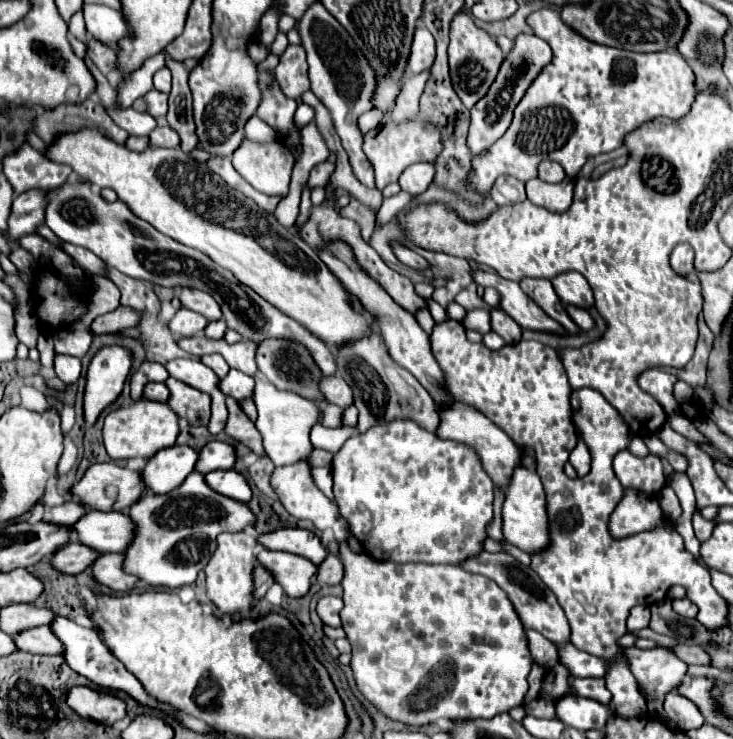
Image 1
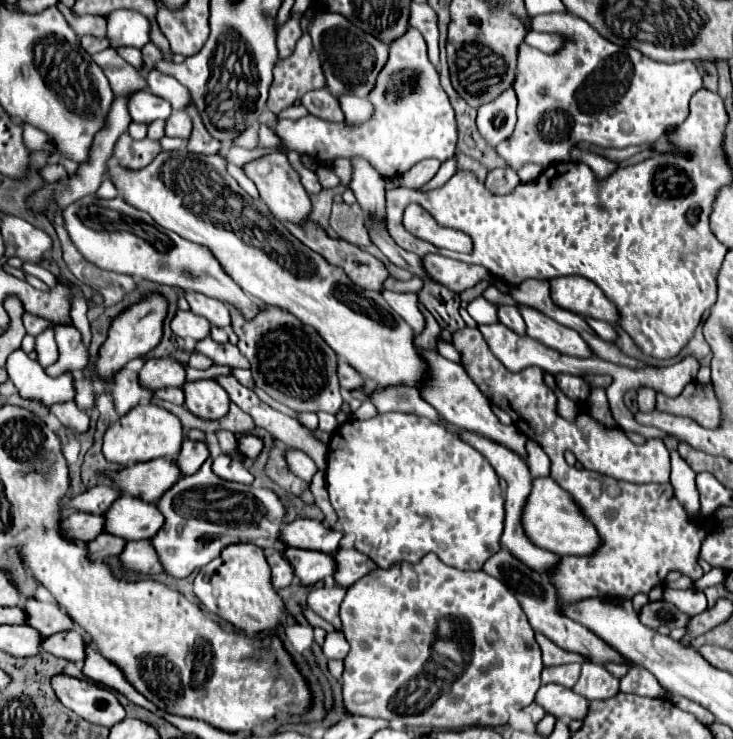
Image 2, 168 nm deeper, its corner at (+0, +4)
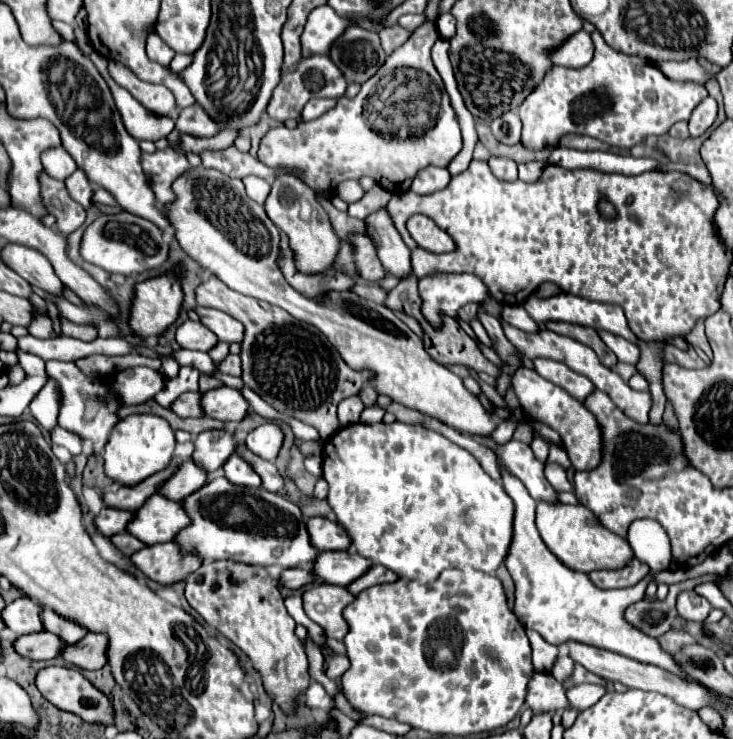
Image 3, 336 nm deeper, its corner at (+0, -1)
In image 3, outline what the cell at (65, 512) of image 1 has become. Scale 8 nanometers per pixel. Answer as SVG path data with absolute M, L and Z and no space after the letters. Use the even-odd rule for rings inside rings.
M175 457L167 469L163 469L161 473L155 473L155 475L147 477L147 479L141 481L139 485L131 485L131 487L121 485L117 491L105 491L105 493L103 493L103 503L105 503L105 507L135 511L137 505L141 505L147 497L151 497L151 495L157 491L157 487L161 485L161 481L165 481L167 477L173 475L173 471L177 469L177 463L179 463L179 461L177 461L177 457Z

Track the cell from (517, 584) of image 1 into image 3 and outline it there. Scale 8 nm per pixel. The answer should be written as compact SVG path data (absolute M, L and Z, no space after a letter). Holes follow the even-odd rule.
M567 641L565 643L569 649L569 657L575 661L575 663L581 663L585 669L589 669L591 673L603 677L605 681L619 681L631 689L641 689L641 691L655 691L655 693L661 693L669 699L673 699L677 705L681 707L687 707L687 709L701 709L705 705L709 705L713 701L713 695L709 689L703 689L701 685L697 683L687 683L687 681L681 681L677 675L669 673L669 671L663 671L655 665L645 665L645 663L639 663L639 661L633 661L629 657L623 657L619 653L611 653L611 651L605 651L605 649L597 649L597 647L591 647L591 645L585 645L585 643L579 643L579 641Z

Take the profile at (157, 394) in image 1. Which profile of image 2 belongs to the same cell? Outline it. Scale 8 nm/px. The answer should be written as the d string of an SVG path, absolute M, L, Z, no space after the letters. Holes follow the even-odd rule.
M163 388L163 390L157 390L157 392L155 392L155 396L157 396L157 398L161 398L161 400L167 400L167 402L179 404L179 406L183 406L183 404L185 404L183 388Z

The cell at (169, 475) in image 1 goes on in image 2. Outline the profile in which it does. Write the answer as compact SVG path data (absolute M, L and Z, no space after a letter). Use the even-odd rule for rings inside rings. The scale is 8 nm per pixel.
M183 440L181 454L177 456L177 466L181 468L183 476L191 476L201 468L201 464L209 458L209 448L205 442Z

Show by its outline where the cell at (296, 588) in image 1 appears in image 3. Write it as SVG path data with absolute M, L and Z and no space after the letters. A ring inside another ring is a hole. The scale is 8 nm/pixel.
M323 551L313 561L313 575L329 585L347 587L369 569L369 563L365 557L349 555L347 551Z

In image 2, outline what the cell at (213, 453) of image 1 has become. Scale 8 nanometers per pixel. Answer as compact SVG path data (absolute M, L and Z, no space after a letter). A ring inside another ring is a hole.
M245 434L245 436L241 436L241 440L239 440L239 450L245 454L245 456L249 456L249 458L257 458L259 456L259 452L263 450L263 440L259 438L259 436L253 436L253 434Z

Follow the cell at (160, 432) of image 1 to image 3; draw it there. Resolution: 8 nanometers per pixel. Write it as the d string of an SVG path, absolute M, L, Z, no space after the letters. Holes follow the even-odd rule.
M129 415L121 419L113 433L109 435L109 443L105 445L105 473L123 485L135 485L145 477L165 469L173 459L175 449L175 433L167 421L157 415Z

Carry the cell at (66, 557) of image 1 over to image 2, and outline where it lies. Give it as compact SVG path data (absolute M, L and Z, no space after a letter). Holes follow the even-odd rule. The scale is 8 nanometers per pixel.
M103 532L101 536L97 536L95 540L89 542L89 558L93 560L105 560L107 556L119 556L125 548L127 540L113 536L109 532Z

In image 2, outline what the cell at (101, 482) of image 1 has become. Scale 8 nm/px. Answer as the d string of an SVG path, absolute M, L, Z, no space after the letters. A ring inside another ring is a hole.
M157 458L123 468L117 474L109 474L109 478L113 480L111 484L125 494L157 502L181 478L181 472L173 458Z

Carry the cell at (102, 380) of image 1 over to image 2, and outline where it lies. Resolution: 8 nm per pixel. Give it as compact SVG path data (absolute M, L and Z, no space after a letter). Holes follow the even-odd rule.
M151 292L151 294L145 294L141 302L125 308L111 324L109 328L109 338L105 340L101 352L99 352L99 360L97 360L97 374L99 376L109 376L113 372L117 372L119 368L123 368L129 360L133 358L139 358L143 354L147 354L149 350L153 350L161 336L163 336L163 320L167 316L167 308L169 308L169 302L163 294L157 294L157 292Z

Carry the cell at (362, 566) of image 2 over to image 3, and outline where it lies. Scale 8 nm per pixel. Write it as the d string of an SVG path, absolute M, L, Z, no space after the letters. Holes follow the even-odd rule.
M371 565L357 581L353 581L347 589L357 595L361 593L363 589L369 589L373 585L381 585L381 583L391 583L391 581L397 581L397 573L389 573L389 569L381 567L381 565Z

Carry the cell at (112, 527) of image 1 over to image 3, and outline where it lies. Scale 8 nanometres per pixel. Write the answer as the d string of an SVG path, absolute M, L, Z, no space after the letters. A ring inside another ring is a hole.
M151 495L129 521L127 533L141 539L145 545L167 543L189 525L189 517L181 509L181 503L169 501L163 495Z

